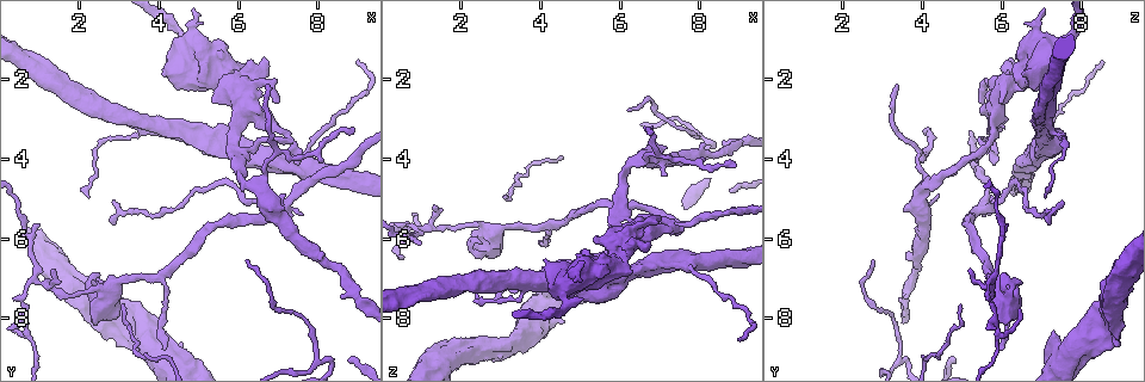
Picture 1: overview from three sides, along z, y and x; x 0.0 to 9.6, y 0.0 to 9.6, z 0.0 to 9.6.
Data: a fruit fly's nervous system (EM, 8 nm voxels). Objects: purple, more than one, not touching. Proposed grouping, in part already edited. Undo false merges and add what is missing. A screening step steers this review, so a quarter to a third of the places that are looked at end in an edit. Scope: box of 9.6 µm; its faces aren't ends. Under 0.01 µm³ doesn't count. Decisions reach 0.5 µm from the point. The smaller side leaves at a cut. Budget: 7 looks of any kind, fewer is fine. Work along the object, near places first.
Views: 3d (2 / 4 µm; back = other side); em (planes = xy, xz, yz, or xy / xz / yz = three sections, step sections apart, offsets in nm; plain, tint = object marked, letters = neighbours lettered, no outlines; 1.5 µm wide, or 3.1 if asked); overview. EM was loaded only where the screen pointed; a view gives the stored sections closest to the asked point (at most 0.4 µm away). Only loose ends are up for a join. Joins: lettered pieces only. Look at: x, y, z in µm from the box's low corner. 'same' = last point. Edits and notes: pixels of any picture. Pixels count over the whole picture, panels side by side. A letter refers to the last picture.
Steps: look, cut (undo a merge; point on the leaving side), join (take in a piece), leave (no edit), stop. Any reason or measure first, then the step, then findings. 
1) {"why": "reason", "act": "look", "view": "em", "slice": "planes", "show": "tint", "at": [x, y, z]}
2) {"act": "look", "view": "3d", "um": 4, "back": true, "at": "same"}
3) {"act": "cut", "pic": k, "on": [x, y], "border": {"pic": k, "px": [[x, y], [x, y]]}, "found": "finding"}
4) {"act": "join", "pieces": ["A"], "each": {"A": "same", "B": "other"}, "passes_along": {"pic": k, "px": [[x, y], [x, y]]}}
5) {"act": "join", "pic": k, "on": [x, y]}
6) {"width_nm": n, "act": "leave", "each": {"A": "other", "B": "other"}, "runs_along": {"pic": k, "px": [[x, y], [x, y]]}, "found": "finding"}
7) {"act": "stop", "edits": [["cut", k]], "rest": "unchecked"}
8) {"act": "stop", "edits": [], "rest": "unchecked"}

{"why": "an open end", "act": "look", "view": "em", "slice": "planes", "show": "letters", "at": [8.90, 3.35, 4.15]}

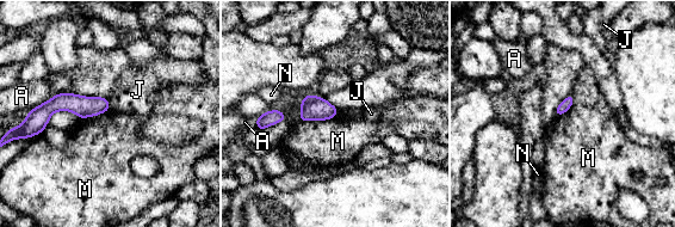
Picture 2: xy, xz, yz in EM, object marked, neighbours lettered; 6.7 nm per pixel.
{"width_nm": 70, "act": "leave", "each": {"A": "other", "J": "other", "M": "other", "N": "other"}, "runs_along": {"pic": 2, "px": [[105, 102], [54, 104], [36, 128]]}, "found": "no lettered piece goes on from it"}

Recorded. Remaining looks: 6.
{"why": "branch stops here", "act": "look", "view": "3d", "um": 4, "at": [7.60, 5.45, 5.80]}

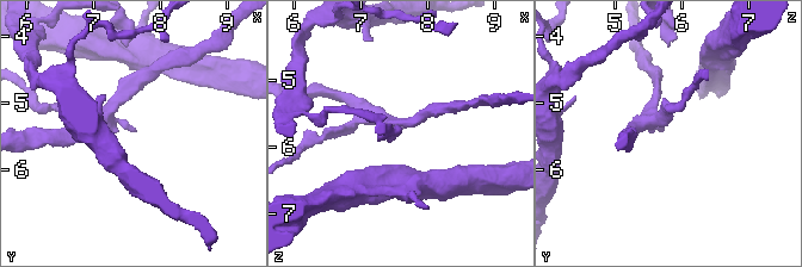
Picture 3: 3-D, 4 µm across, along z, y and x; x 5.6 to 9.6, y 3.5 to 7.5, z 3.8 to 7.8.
{"arm_widths_nm": [170, 220], "act": "look", "view": "em", "slice": "planes", "show": "letters", "at": [7.60, 5.40, 5.70]}

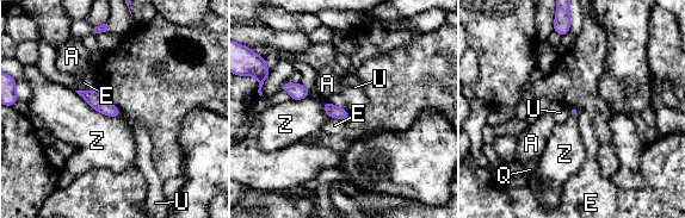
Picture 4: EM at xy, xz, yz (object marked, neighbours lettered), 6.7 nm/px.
{"longest_contact_nm": ["Z", 360], "act": "leave", "each": {"A": "other", "E": "other", "Q": "other", "U": "other", "Z": "other"}, "border": {"pic": 4, "px": [[327, 100], [350, 112]]}, "found": "no lettered piece goes on from it"}

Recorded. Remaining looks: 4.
{"why": "three-way junction", "act": "look", "view": "em", "slice": "planes", "show": "tint", "at": [1.00, 7.05, 5.80]}

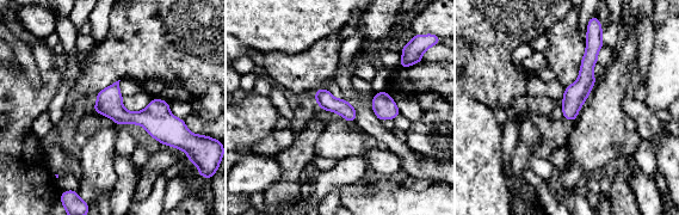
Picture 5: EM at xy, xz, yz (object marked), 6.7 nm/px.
{"act": "look", "view": "em", "slice": "planes", "show": "letters", "at": "same"}

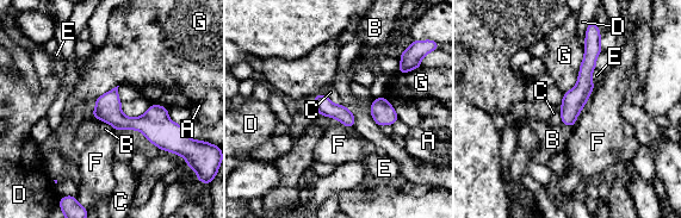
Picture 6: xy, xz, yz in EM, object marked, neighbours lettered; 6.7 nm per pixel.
{"act": "leave", "each": {"A": "other", "B": "other", "C": "other", "D": "other", "E": "other", "F": "other", "G": "other"}, "found": "one neuron here"}

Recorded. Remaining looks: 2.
{"act": "stop", "edits": [], "rest": "unchecked"}

